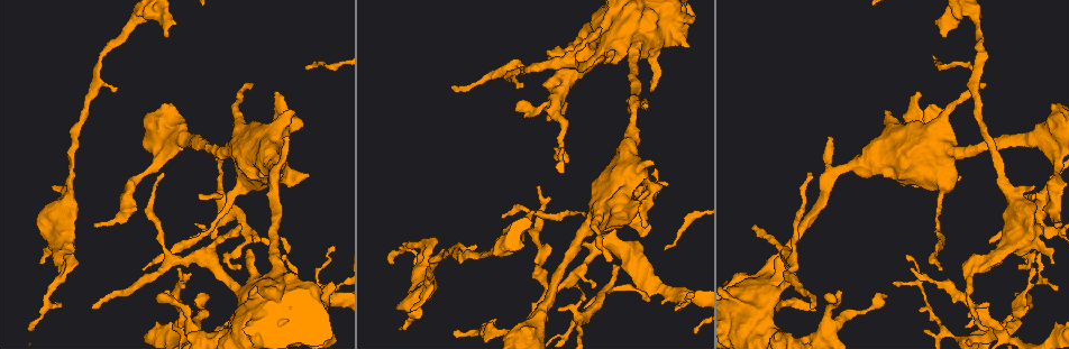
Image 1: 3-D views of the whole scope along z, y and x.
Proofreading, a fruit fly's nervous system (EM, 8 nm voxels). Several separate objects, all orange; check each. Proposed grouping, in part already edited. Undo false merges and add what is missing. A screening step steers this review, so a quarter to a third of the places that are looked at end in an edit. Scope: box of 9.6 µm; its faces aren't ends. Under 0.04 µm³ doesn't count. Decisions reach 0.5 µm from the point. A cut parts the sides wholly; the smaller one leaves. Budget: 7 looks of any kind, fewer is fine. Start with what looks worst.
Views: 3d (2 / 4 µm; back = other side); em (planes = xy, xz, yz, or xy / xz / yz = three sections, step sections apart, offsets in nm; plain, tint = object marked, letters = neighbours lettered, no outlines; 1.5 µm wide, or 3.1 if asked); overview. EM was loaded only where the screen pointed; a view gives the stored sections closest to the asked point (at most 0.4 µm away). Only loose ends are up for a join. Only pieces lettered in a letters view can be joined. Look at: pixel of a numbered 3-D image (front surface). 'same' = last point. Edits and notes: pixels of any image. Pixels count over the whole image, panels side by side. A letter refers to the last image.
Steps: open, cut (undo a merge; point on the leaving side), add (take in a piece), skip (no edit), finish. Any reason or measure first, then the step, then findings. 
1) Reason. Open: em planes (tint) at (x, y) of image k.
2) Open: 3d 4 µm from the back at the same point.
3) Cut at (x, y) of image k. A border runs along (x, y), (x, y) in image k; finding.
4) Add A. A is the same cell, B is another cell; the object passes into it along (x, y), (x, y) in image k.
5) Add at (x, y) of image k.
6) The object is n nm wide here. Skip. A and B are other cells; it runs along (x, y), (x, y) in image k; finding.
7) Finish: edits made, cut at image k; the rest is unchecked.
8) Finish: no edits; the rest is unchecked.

An open end. Open: em planes (tint) at (1053, 261) of image 1.

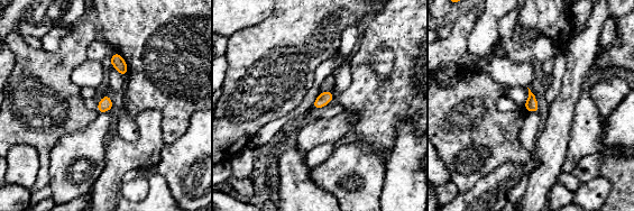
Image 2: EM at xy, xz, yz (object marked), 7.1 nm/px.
Open: em planes (letters) at the same point.

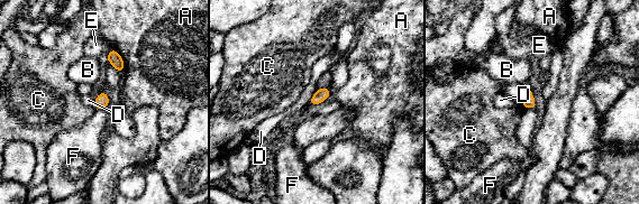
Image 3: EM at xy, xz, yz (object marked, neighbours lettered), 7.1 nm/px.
Skip. A, B, C, D, E and F are other cells; a border runs along (317, 89), (308, 103) in image 3; none of them fits.

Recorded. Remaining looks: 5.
An open end. Open: 3d 4 µm at (991, 241) of image 1.

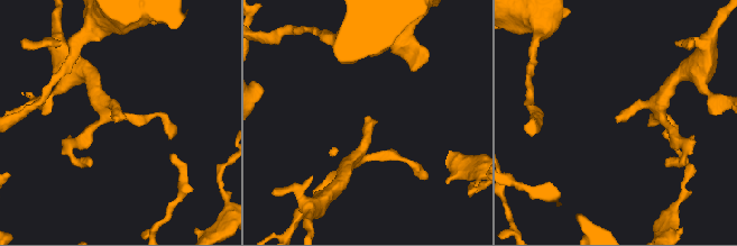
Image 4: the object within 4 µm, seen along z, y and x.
Open: em yz step 4 (letters) at (365, 117) of image 4.

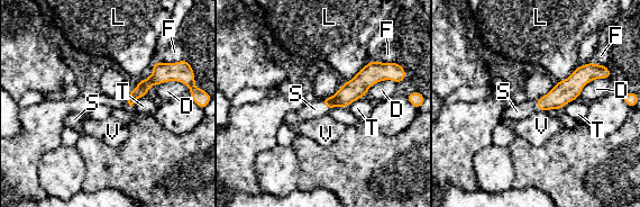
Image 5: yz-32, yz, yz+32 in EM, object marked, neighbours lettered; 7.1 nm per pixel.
Cut it another way. Open: em planes (letters) at the same point.

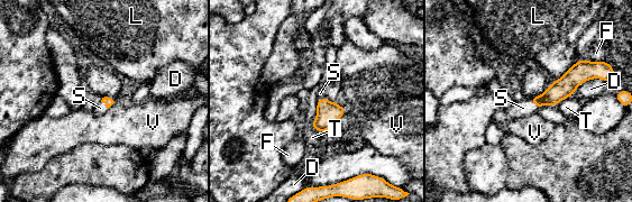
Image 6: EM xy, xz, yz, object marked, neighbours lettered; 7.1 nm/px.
The longest contact is with D, 240 nm. Add S. S is the same cell, D, F, L, T and V are other cells; the object passes into it along (562, 88), (532, 103), (523, 108) in image 6; the neuron continues.

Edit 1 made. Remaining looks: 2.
Open: overview.

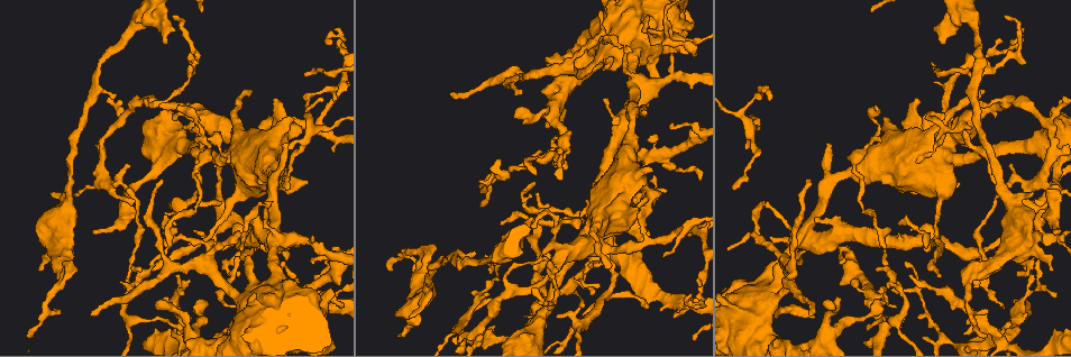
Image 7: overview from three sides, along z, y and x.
Tapers out. Open: em xy step 4 (letters) at (814, 313) of image 7.

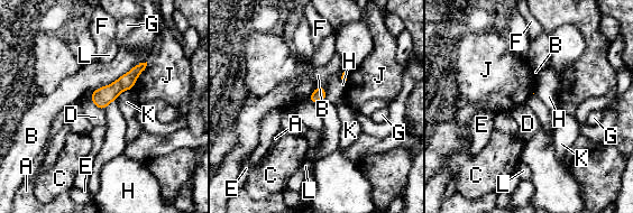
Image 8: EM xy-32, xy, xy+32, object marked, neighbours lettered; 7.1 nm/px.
Skip. A, B, C, D, E, F, G, H, J, K and L are other cells; it runs along (143, 65), (124, 83), (97, 102) in image 8; none of them fits.

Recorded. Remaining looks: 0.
Finish: edits made, add at image 6; the rest is unchecked.

